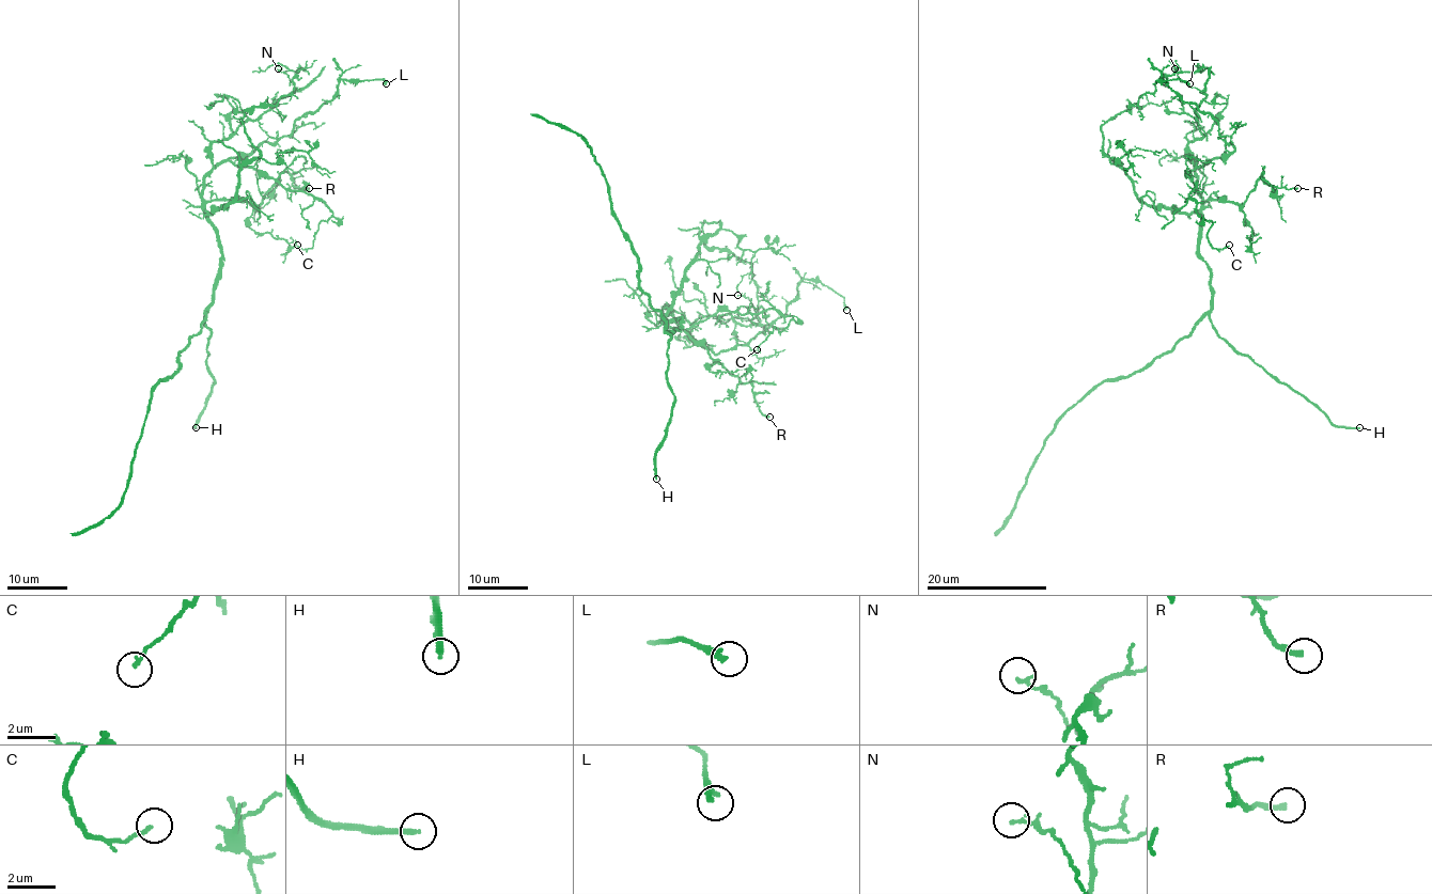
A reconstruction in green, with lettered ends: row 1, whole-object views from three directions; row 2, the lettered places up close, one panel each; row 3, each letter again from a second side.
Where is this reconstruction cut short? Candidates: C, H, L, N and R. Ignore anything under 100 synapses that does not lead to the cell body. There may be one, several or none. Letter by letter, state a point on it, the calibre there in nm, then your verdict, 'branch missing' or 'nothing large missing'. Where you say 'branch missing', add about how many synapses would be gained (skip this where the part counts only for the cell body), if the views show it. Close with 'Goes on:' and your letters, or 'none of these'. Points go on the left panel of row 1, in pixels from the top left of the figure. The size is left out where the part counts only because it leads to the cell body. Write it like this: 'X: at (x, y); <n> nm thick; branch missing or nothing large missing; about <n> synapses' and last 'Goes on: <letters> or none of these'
C: at (297, 245); 130 nm thick; nothing large missing
H: at (196, 427); 260 nm thick; branch missing
L: at (386, 83); 300 nm thick; nothing large missing
N: at (278, 68); 150 nm thick; nothing large missing
R: at (309, 188); 240 nm thick; nothing large missing
Goes on: H

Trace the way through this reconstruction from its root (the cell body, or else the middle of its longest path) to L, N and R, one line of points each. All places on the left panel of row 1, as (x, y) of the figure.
L: (218, 262), (221, 245), (205, 209), (203, 177), (288, 137), (297, 120), (337, 94), (341, 79), (386, 83)
N: (218, 262), (218, 232), (202, 197), (211, 145), (300, 91), (278, 68)
R: (218, 262), (221, 245), (206, 203), (258, 204), (282, 173), (296, 188), (309, 188)

